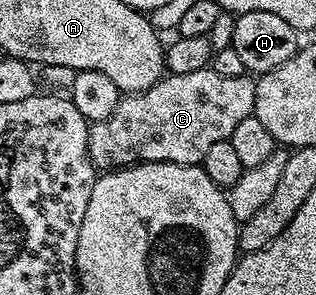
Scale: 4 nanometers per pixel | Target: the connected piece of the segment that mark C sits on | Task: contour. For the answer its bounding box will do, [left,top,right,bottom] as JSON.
[89,66,255,169]

